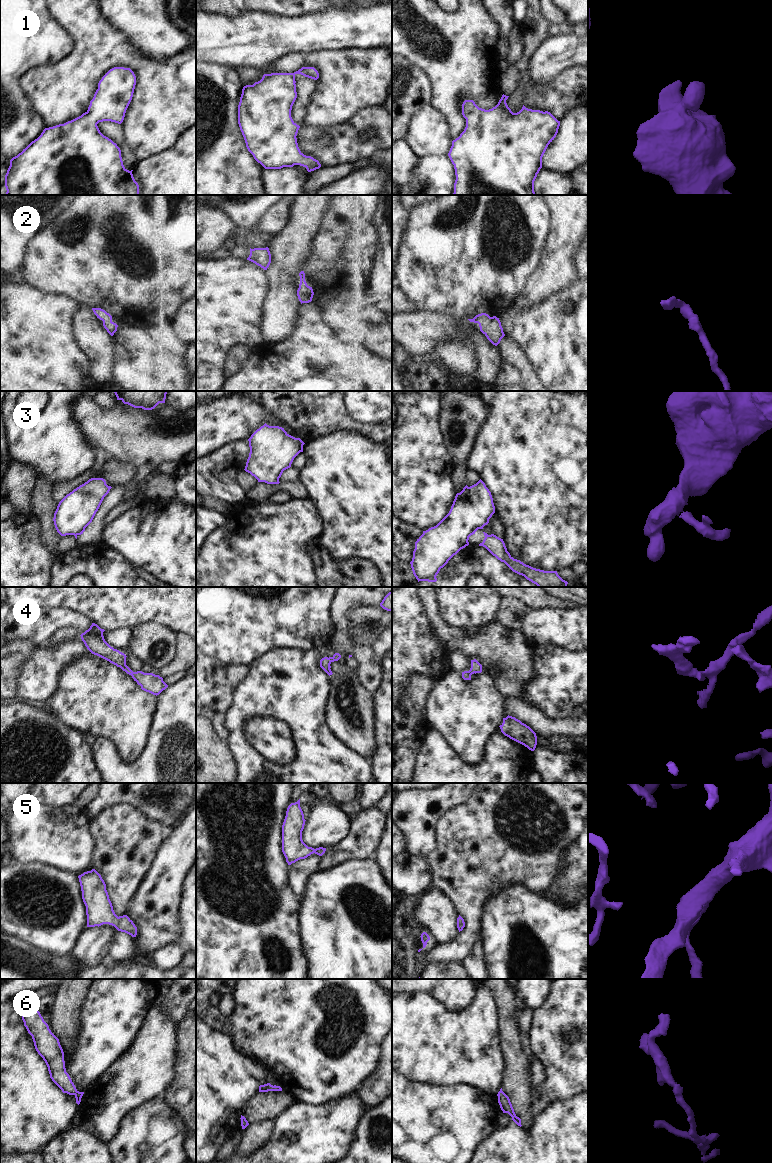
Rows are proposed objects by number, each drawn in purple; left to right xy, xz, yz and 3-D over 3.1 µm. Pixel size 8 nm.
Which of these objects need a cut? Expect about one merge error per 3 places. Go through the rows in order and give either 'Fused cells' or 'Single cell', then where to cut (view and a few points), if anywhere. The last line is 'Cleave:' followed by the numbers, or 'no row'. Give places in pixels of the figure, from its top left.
1: Single cell. No split
2: Single cell. No split
3: Fused cells. Split along xy (84, 528), (75, 536)
4: Single cell. No split
5: Single cell. No split
6: Single cell. No split
Cleave: 3

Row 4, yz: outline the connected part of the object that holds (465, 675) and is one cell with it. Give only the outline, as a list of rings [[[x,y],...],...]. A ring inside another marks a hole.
[[[471,660],[471,668],[469,671],[462,672],[462,678],[464,680],[471,680],[471,675],[482,672],[482,665],[476,660]]]

